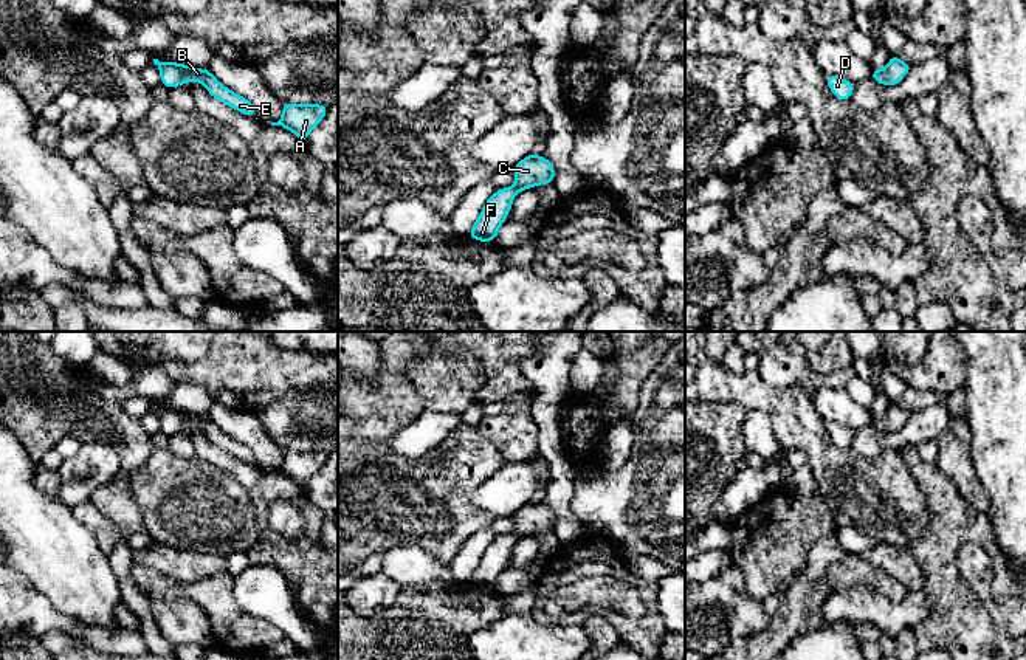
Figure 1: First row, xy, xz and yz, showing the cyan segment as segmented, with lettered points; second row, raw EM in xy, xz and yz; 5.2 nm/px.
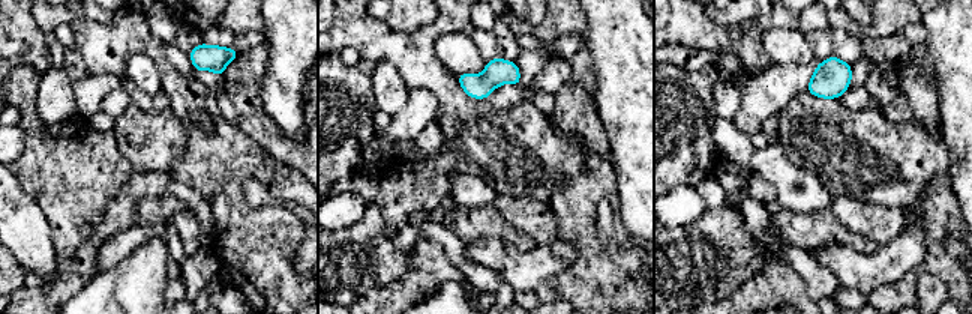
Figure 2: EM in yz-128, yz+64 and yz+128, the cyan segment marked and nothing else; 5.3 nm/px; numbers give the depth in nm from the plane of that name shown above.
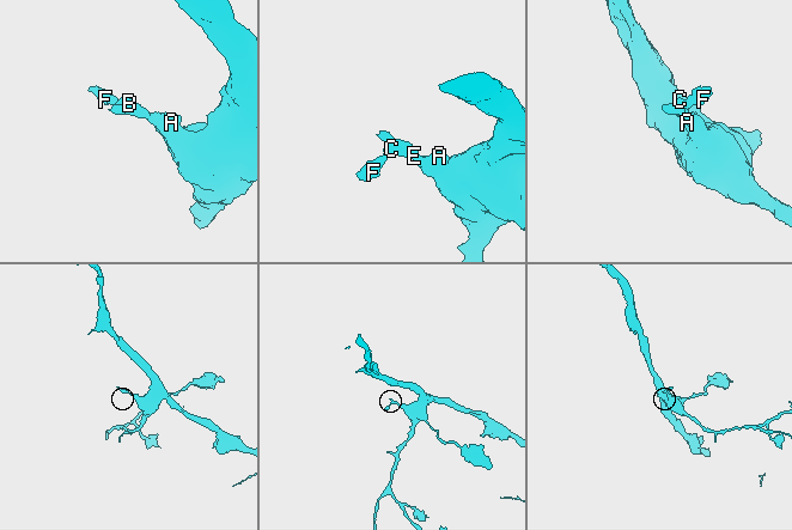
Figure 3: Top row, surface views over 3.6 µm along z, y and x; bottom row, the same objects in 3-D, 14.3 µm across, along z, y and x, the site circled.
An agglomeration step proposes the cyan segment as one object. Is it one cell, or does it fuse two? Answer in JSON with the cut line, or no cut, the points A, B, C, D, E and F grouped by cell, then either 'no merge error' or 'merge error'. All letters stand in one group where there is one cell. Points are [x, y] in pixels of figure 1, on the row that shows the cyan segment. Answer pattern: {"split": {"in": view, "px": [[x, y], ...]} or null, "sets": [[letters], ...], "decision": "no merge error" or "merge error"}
{"split": null, "sets": [["A", "B", "C", "D", "E", "F"]], "decision": "no merge error"}

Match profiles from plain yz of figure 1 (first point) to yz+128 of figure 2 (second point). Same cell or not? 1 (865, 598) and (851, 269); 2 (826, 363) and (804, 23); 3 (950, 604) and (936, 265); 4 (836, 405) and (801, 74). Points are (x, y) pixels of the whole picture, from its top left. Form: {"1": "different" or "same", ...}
{"1": "same", "2": "different", "3": "same", "4": "different"}

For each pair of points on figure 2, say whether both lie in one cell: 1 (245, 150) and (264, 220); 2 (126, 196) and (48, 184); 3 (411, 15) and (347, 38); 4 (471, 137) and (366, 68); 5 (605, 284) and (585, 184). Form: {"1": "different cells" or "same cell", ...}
{"1": "same cell", "2": "different cells", "3": "different cells", "4": "different cells", "5": "same cell"}

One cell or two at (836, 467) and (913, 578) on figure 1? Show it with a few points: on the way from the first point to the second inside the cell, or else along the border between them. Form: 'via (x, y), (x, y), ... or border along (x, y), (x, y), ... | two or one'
border along (876, 543), (907, 550) | two

